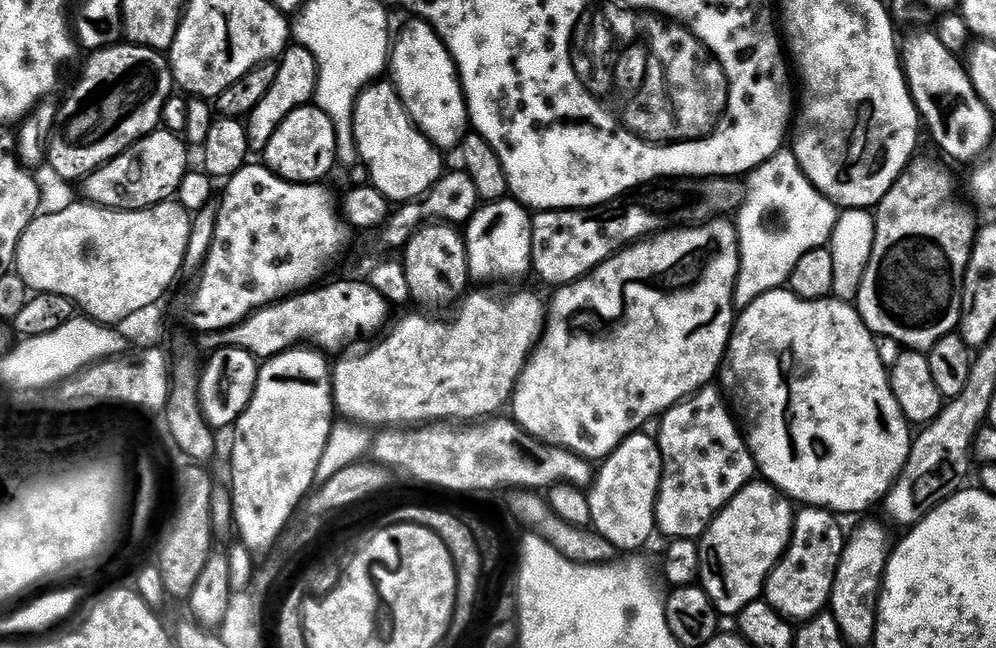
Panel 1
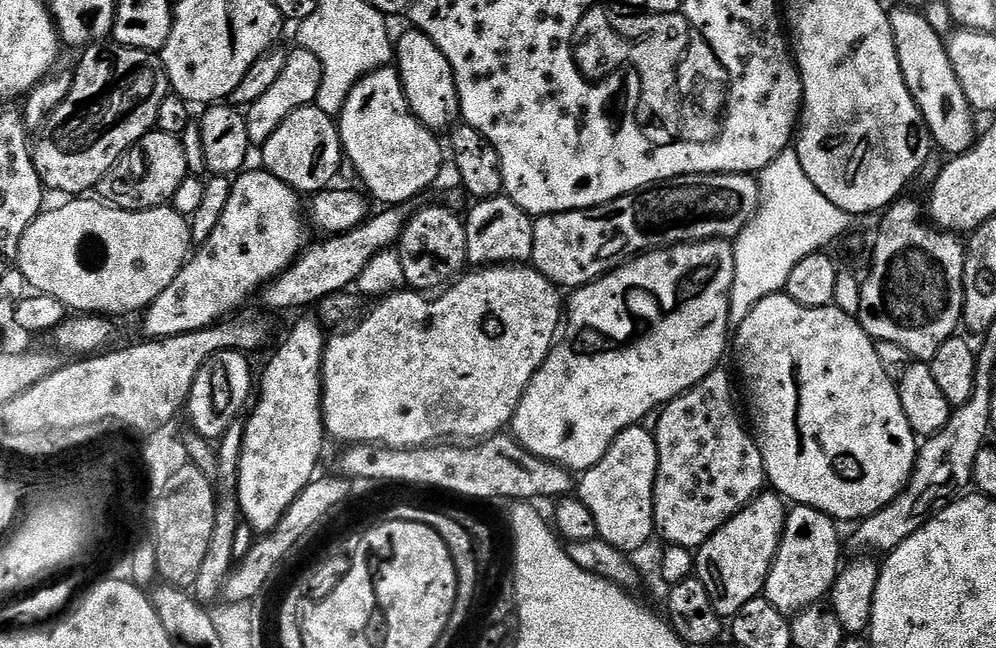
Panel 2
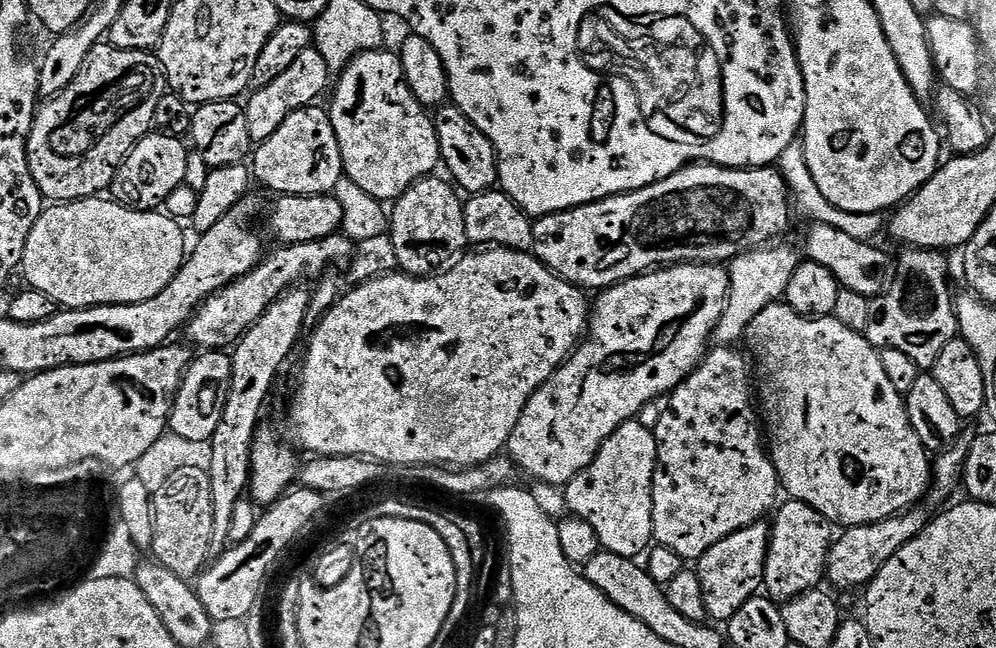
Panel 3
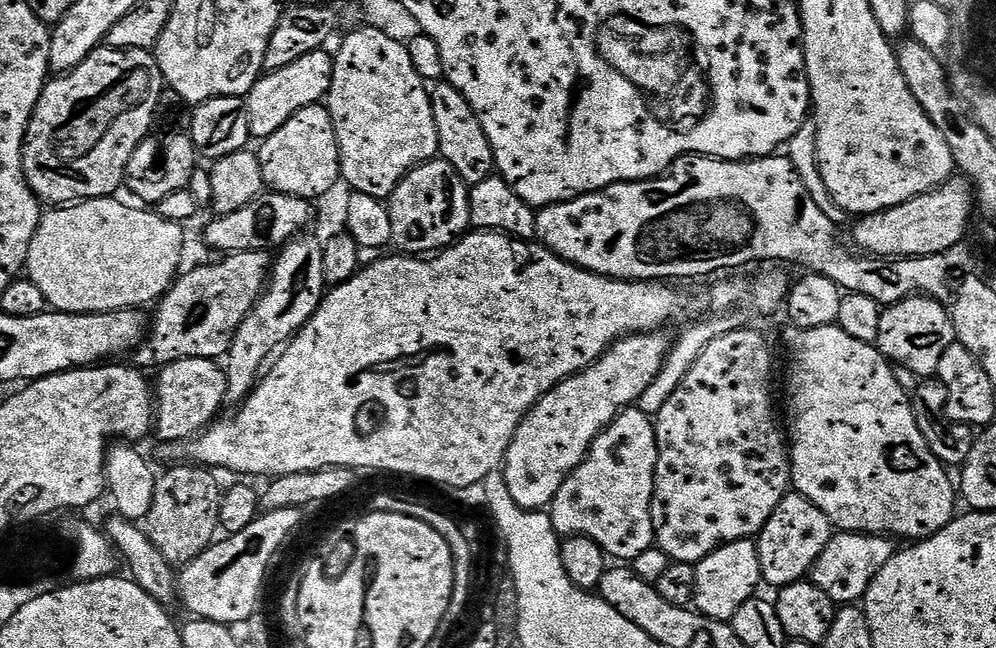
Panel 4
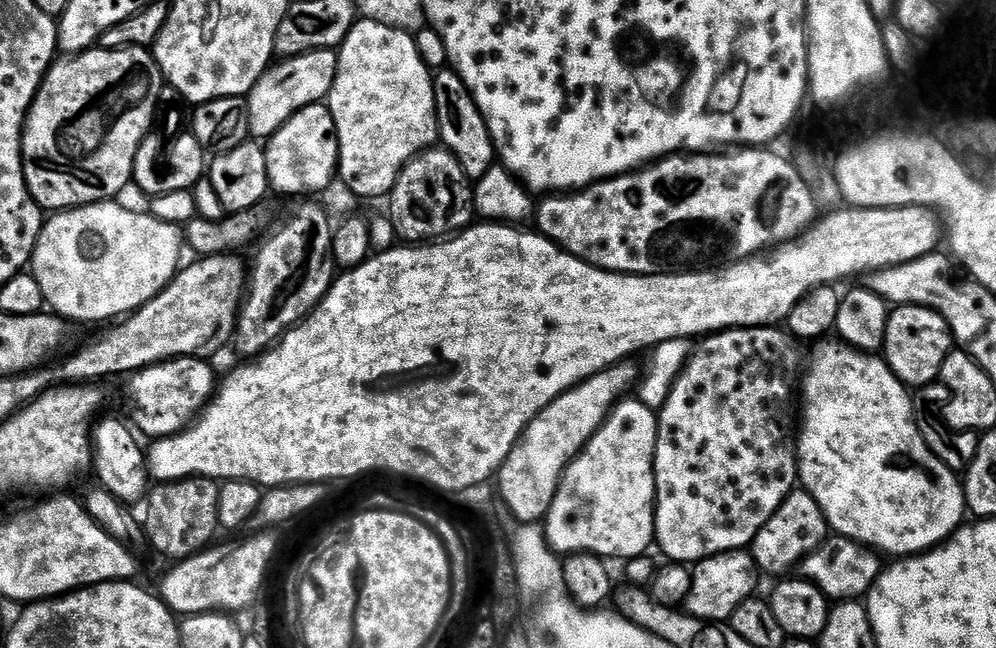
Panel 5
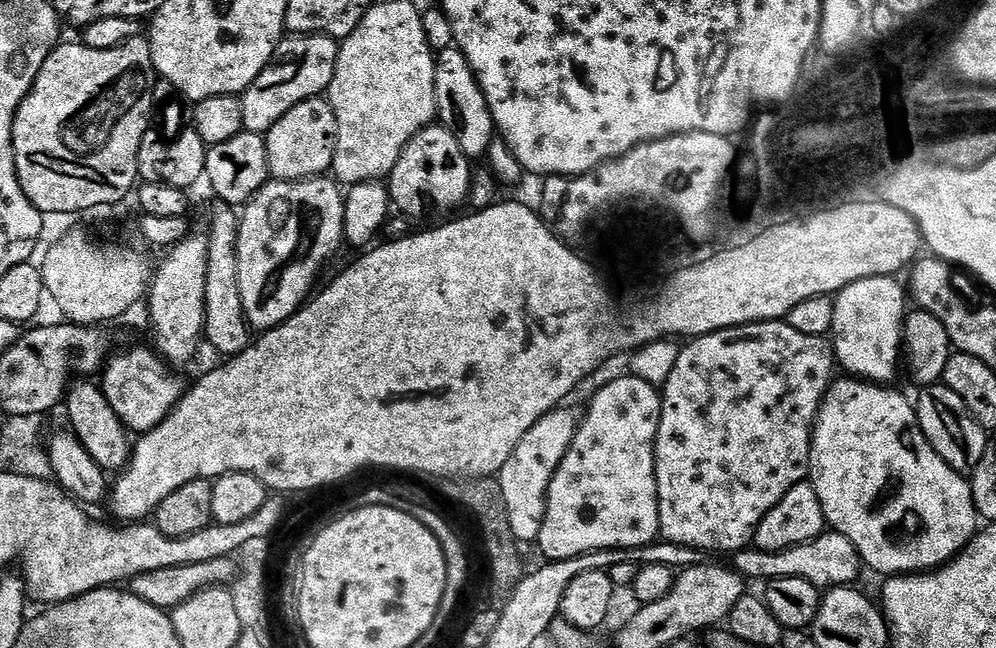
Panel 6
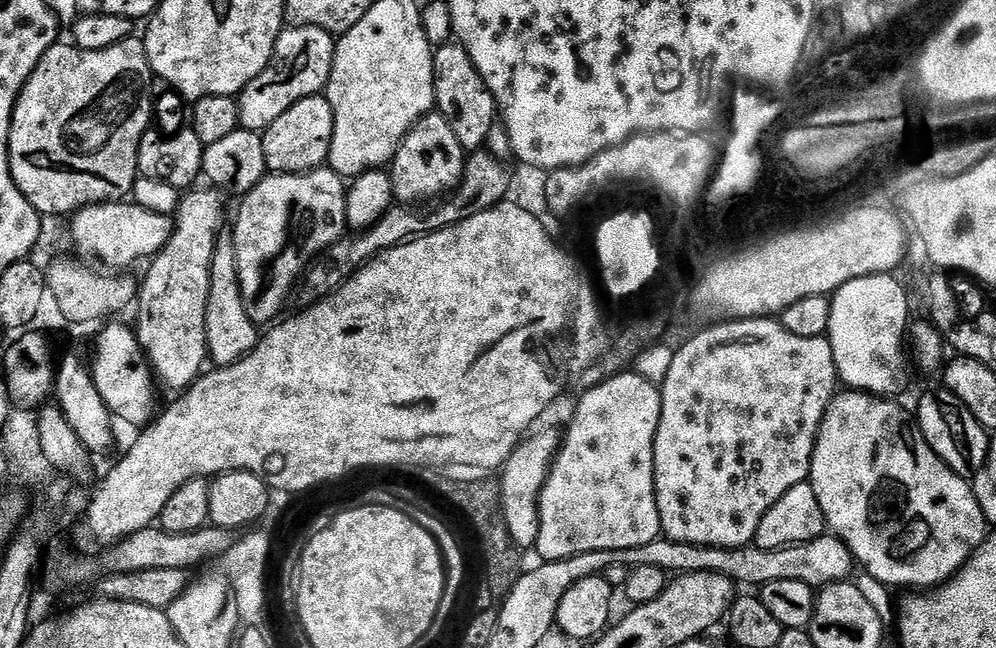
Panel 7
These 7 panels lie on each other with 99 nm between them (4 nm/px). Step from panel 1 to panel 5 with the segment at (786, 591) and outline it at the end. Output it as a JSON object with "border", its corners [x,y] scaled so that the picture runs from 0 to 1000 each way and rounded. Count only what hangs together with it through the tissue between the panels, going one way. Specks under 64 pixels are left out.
{"border":[[[797,756],[781,781],[781,787],[761,818],[761,824],[755,832],[753,841],[753,856],[759,866],[760,878],[764,884],[772,883],[778,892],[786,890],[788,886],[800,875],[803,866],[807,864],[815,852],[818,852],[824,840],[832,832],[833,816],[831,801],[825,793],[821,775],[806,756]]]}

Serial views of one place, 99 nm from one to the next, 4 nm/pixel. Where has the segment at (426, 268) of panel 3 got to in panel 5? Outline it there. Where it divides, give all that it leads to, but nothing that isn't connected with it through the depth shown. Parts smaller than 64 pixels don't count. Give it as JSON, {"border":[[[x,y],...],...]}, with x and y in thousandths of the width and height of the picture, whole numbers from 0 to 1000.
{"border":[[[442,225],[422,236],[406,258],[400,281],[394,289],[393,309],[394,326],[392,326],[392,335],[399,366],[406,373],[434,373],[439,367],[446,367],[451,361],[461,360],[471,350],[476,340],[475,279],[470,276],[462,252],[454,242],[454,236]]]}

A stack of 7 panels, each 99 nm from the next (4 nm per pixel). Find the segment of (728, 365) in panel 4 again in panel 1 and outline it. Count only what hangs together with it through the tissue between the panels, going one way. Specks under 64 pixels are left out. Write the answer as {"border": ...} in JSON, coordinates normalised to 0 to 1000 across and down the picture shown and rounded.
{"border":[[[712,596],[698,605],[690,617],[684,617],[665,644],[661,681],[665,701],[665,738],[663,765],[659,772],[659,813],[675,833],[702,835],[716,799],[731,779],[733,769],[737,769],[737,762],[745,758],[750,747],[756,745],[760,733],[759,715],[750,681],[741,654],[739,662],[739,654],[735,650],[736,637],[732,636],[719,596]]]}

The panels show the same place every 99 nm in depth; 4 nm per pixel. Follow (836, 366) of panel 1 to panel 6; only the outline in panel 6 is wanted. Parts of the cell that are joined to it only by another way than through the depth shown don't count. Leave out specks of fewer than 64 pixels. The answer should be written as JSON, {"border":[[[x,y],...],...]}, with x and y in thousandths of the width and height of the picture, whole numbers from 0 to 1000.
{"border":[[[862,583],[836,585],[831,594],[827,617],[823,622],[823,636],[819,640],[819,653],[815,656],[815,693],[811,707],[811,735],[816,756],[821,762],[821,775],[825,775],[827,801],[830,813],[836,821],[845,824],[857,836],[864,866],[871,870],[880,883],[889,883],[889,890],[895,892],[905,886],[924,886],[929,880],[939,880],[957,861],[971,843],[982,819],[982,792],[976,767],[975,745],[965,730],[957,725],[947,707],[934,688],[930,670],[926,670],[924,653],[920,644],[920,631],[915,616],[911,617],[904,605],[899,605],[896,596],[884,590],[872,590]]]}

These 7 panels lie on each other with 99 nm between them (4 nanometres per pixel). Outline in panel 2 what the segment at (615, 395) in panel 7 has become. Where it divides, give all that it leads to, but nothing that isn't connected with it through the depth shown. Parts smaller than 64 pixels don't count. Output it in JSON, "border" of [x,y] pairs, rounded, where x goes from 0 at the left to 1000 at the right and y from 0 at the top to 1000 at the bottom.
{"border":[[[642,657],[629,660],[608,701],[580,741],[580,769],[596,799],[598,826],[622,852],[638,855],[657,827],[657,750],[661,731],[659,674]]]}

